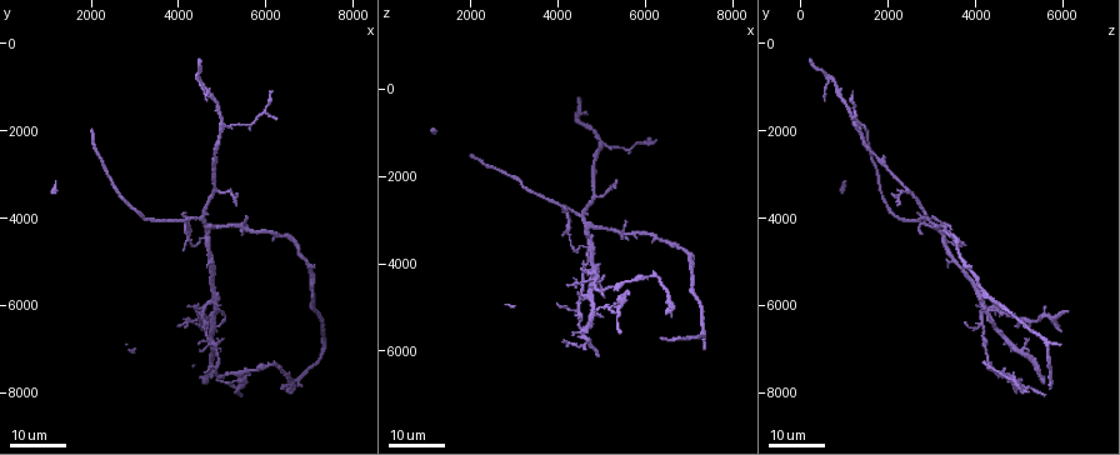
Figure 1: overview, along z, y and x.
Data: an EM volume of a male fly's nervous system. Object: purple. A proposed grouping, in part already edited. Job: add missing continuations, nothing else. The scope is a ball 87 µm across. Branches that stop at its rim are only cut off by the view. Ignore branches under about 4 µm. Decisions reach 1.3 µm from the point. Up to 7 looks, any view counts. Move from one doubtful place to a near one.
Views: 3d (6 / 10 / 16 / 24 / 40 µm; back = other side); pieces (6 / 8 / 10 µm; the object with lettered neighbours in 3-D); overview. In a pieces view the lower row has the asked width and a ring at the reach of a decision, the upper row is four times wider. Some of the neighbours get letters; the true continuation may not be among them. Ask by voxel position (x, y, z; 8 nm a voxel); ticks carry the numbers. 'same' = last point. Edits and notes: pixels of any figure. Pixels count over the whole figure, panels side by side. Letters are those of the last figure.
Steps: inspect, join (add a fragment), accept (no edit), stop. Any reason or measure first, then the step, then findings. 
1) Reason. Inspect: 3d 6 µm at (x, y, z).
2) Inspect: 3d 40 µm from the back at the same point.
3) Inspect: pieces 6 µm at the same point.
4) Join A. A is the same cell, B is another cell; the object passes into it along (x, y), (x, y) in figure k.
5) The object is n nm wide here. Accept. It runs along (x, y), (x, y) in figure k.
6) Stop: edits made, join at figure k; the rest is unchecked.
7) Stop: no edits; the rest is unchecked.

Branch stops here. Inspect: 3d 16 µm at (5300, 3750, 2250).

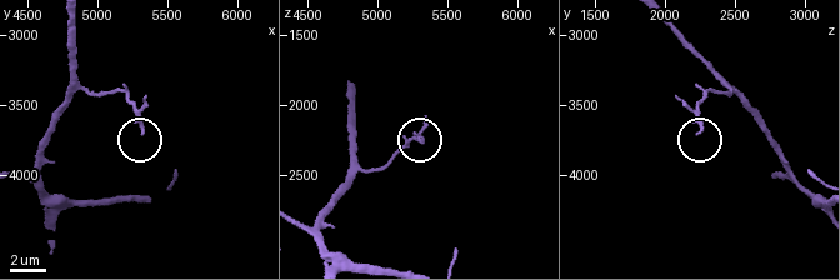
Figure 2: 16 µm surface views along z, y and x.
Inspect: pieces 10 µm at (5320, 3720, 2240).

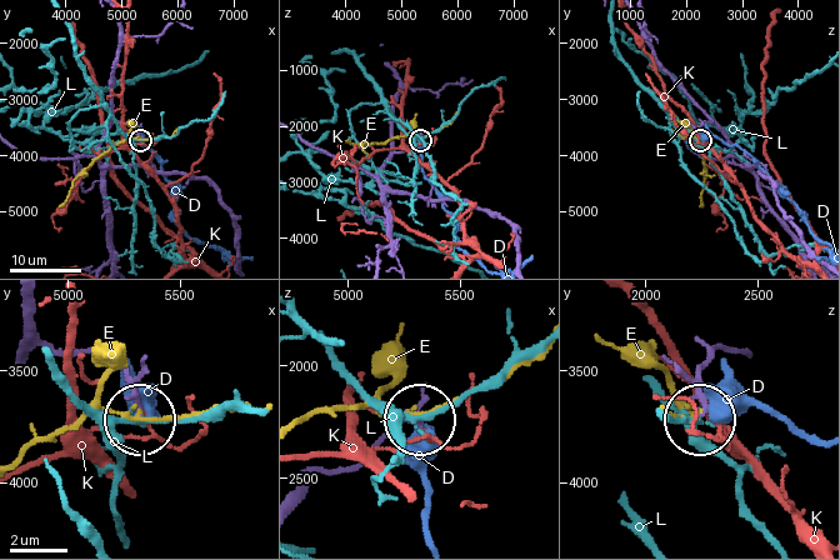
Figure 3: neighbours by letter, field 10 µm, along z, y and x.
The object is 170 nm wide here. Accept. D, E, K and L are other cells; no lettered fragment goes on from it.

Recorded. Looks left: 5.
Tapers out. Inspect: 3d 24 µm at (5500, 4000, 3050).

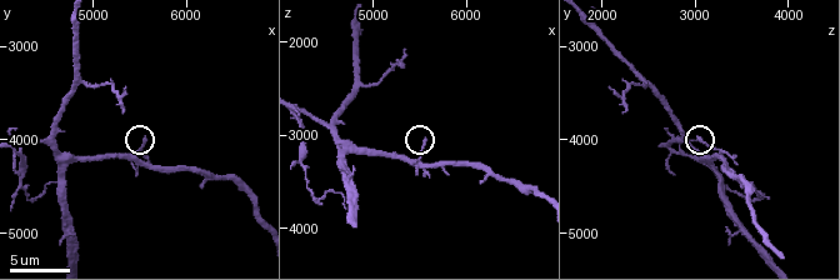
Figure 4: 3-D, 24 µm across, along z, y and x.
Inspect: pieces 8 µm at (5550, 3950, 3050).

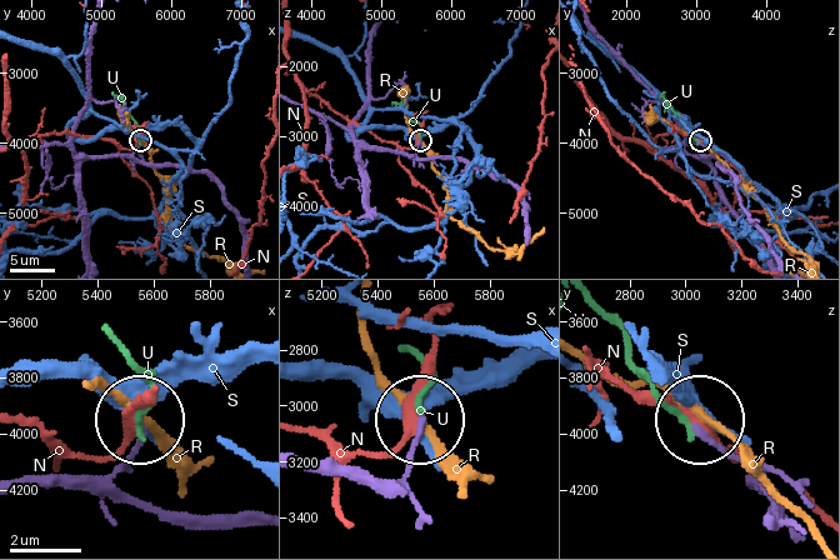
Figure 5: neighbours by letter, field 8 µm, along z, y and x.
Accept. N, R, S and U are other cells; no lettered fragment goes on from it.

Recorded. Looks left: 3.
Tapers out. Inspect: 3d 24 µm at (6150, 1050, 1150).

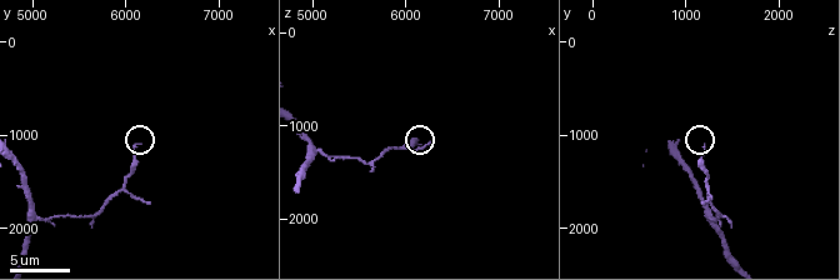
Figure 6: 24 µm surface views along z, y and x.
Inspect: pieces 10 µm at (6150, 1100, 1200).

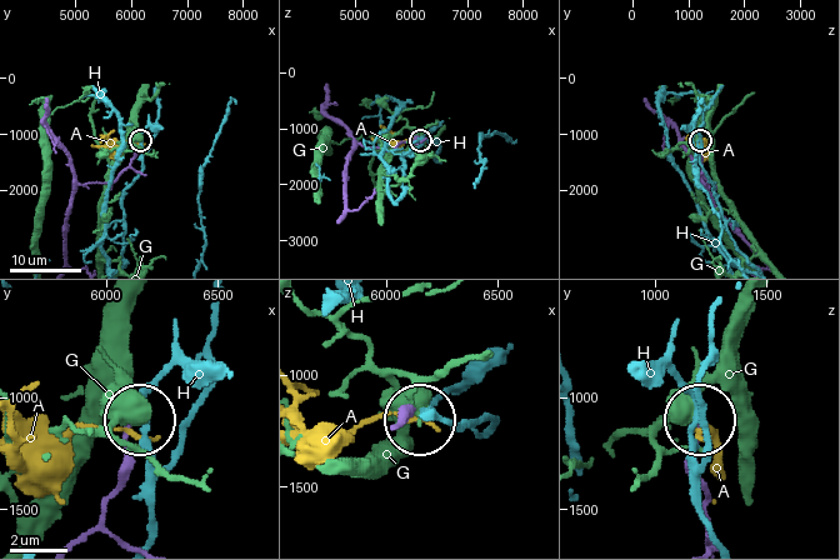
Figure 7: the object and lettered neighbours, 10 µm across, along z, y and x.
Accept. A, G and H are other cells; no lettered fragment goes on from it.

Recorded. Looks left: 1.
Stop: no edits; the rest is unchecked.

